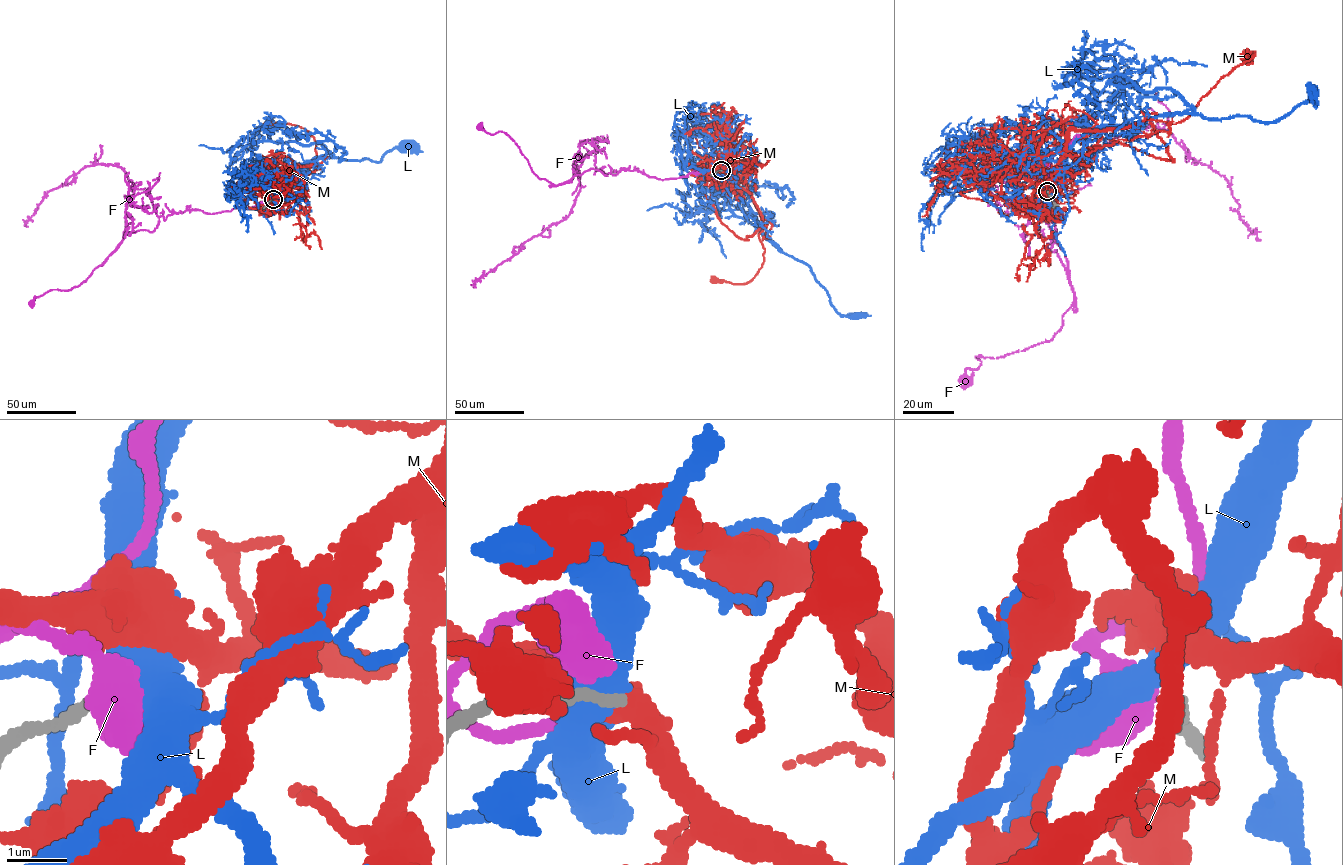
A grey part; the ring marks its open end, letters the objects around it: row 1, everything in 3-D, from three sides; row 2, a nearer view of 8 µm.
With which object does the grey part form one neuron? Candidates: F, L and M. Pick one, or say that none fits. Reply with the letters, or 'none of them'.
none of them

